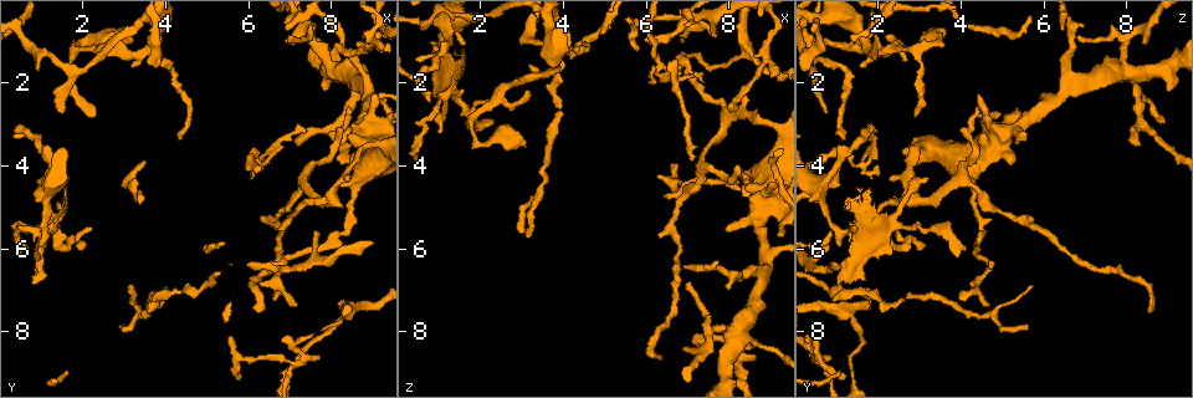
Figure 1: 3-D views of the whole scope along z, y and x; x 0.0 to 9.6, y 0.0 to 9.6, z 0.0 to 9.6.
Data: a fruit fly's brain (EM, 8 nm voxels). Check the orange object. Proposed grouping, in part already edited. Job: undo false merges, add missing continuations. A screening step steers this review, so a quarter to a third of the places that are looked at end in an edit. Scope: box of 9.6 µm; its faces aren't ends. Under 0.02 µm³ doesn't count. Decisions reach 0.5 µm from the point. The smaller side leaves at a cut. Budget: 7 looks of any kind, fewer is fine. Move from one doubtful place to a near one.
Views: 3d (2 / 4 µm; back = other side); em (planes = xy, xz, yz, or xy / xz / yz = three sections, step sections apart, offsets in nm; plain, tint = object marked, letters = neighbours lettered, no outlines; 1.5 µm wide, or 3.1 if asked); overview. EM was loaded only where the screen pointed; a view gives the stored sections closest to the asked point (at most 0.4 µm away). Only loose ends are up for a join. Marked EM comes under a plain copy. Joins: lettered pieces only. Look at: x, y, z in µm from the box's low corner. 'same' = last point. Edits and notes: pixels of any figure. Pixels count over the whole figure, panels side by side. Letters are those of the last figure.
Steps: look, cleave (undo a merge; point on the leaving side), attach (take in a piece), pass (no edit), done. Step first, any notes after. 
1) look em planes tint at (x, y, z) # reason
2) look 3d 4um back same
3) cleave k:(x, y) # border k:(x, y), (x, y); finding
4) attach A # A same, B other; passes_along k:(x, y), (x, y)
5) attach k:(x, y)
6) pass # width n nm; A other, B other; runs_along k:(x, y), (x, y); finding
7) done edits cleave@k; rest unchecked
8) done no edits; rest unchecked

look em xz step 8 letters at (7.95, 3.15, 5.55) # free end

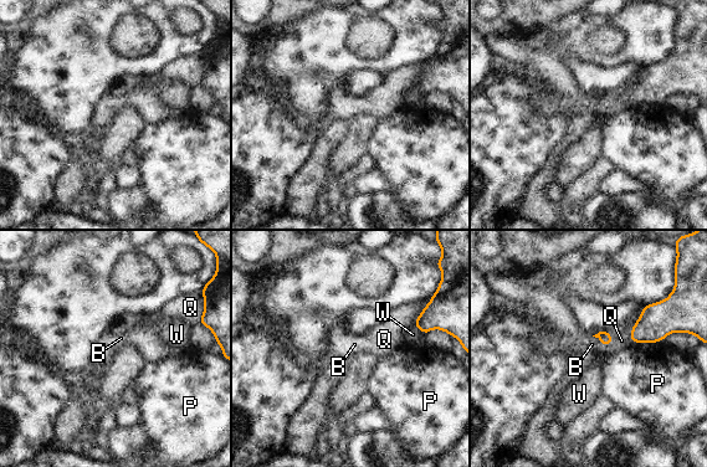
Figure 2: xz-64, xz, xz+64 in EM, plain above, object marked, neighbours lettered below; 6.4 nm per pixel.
look em planes letters same

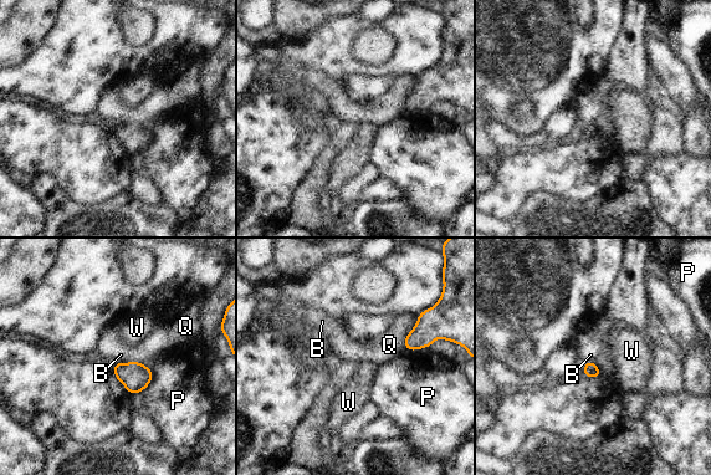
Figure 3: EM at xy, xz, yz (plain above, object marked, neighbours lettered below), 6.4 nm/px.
pass # B other, P other, Q other, W other; border 3:(132, 359), (128, 362), (116, 362); no lettered piece goes on from it

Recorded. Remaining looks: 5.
look 3d 2um at (6.95, 0.70, 6.40) # branch stops here

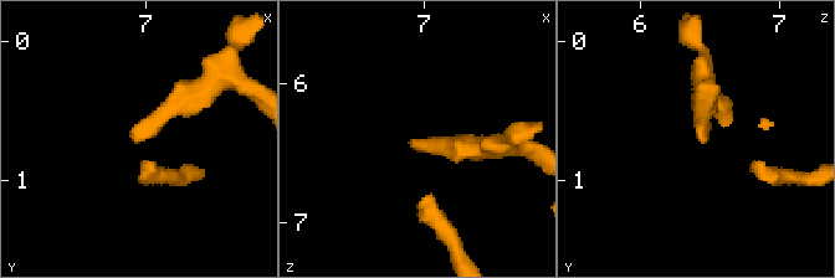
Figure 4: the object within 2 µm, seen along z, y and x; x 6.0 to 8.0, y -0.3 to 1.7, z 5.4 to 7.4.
look em planes letters at (6.92, 0.74, 6.46)

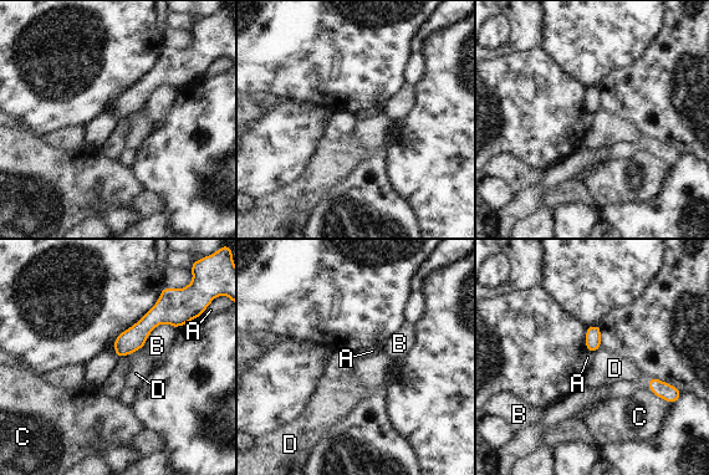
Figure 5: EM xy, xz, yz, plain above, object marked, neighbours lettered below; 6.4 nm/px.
pass # width 100 nm; A other, B other, C other, D other; runs_along 5:(180, 320), (154, 317), (118, 353); none of them fits

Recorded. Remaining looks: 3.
look em yz step 4 letters at (7.25, 3.50, 8.30) # free end

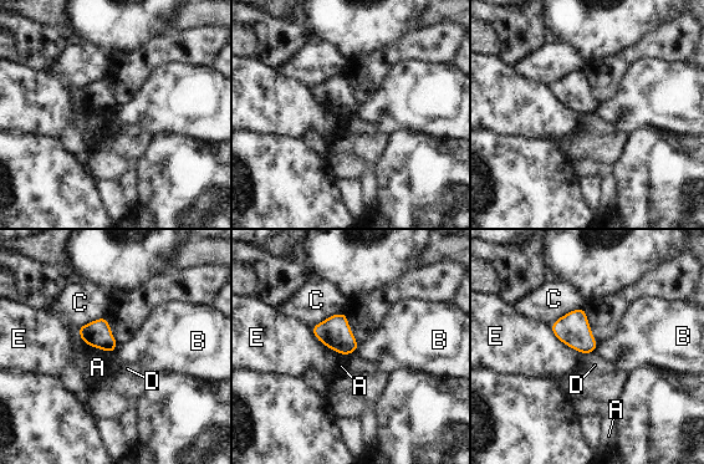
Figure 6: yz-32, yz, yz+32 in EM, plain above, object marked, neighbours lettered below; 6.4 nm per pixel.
pass # A other, B other, C other, D other, E other; no lettered piece goes on from it

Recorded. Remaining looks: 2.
done no edits; rest unchecked

